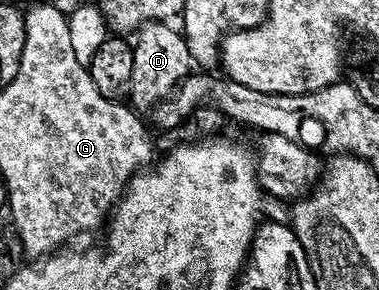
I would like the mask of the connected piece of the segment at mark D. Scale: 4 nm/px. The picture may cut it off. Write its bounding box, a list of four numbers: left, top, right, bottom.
[129,21,194,110]

